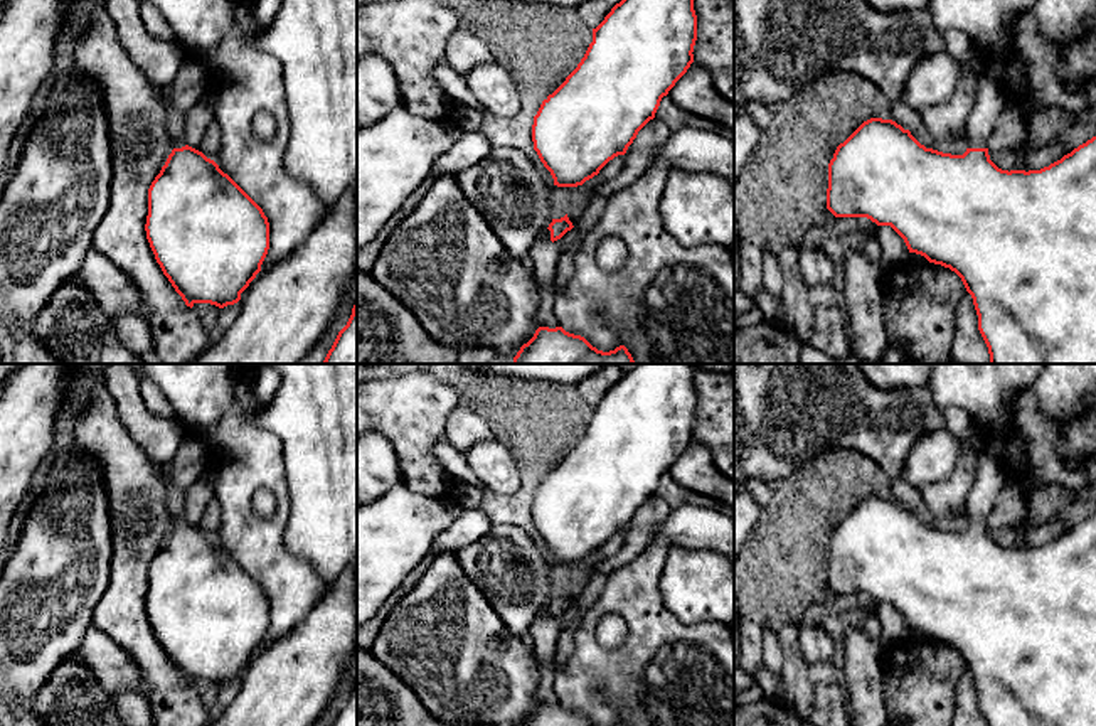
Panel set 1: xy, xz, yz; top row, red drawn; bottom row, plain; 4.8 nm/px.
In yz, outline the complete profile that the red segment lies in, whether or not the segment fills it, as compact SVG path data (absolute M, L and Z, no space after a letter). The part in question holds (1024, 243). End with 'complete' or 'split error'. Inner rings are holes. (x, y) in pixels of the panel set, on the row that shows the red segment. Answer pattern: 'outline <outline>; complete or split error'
outline M988 76L976 86L976 99L966 118L966 152L943 153L921 145L909 130L892 120L870 118L864 121L843 143L828 163L827 209L835 217L867 217L877 226L891 226L906 243L909 253L924 256L929 263L955 271L973 298L978 315L978 330L988 347L990 364L1096 364L1096 136L1040 170L1002 170L988 155L988 138L993 125L1007 108L1007 96Z; split error

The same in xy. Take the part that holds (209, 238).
outline M167 108L173 141L160 173L148 189L146 239L175 291L187 307L234 305L261 271L269 249L269 222L263 209L202 152L185 143L185 115Z; split error

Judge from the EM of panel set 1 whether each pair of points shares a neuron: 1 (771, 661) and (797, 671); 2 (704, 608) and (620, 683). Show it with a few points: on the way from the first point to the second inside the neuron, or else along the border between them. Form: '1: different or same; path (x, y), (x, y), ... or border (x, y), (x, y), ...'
1: different; border (776, 634), (782, 674)
2: different; border (660, 595), (665, 607), (687, 624), (716, 622)

